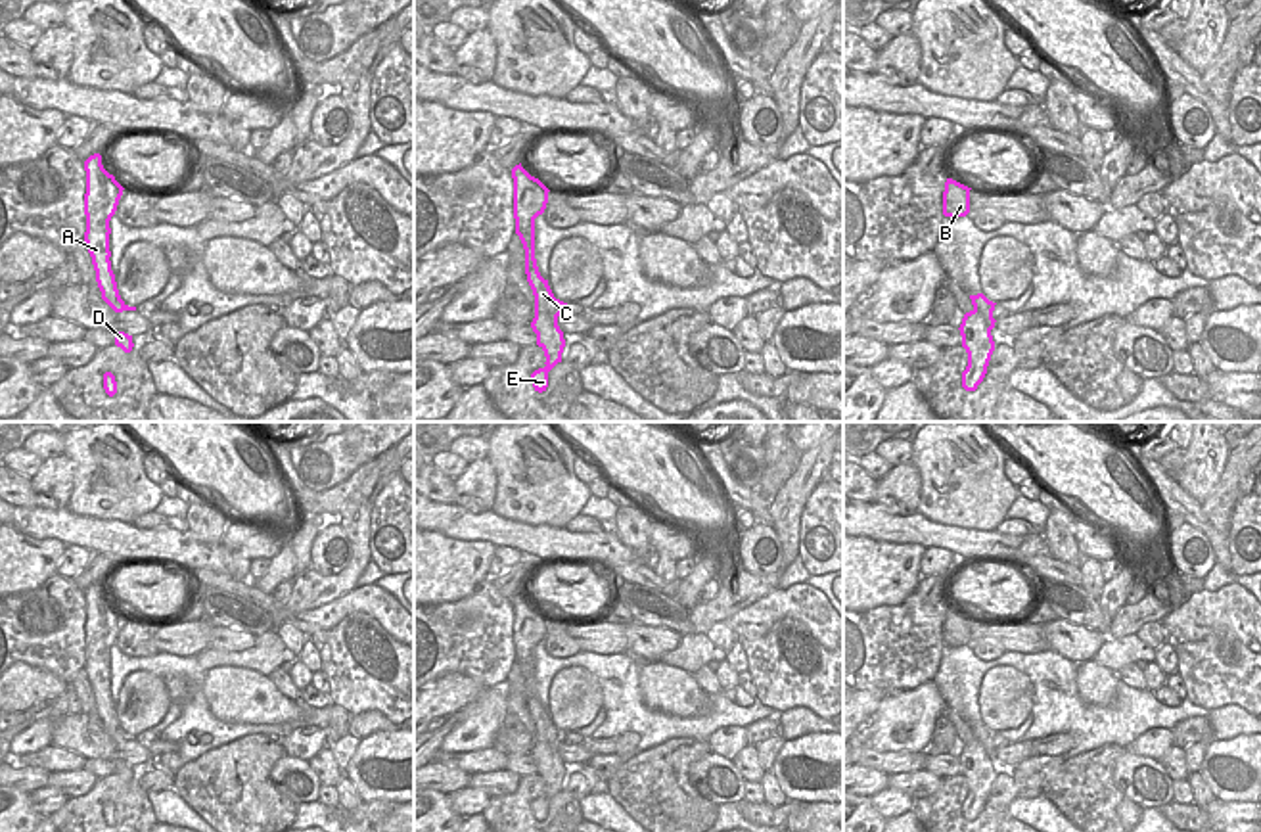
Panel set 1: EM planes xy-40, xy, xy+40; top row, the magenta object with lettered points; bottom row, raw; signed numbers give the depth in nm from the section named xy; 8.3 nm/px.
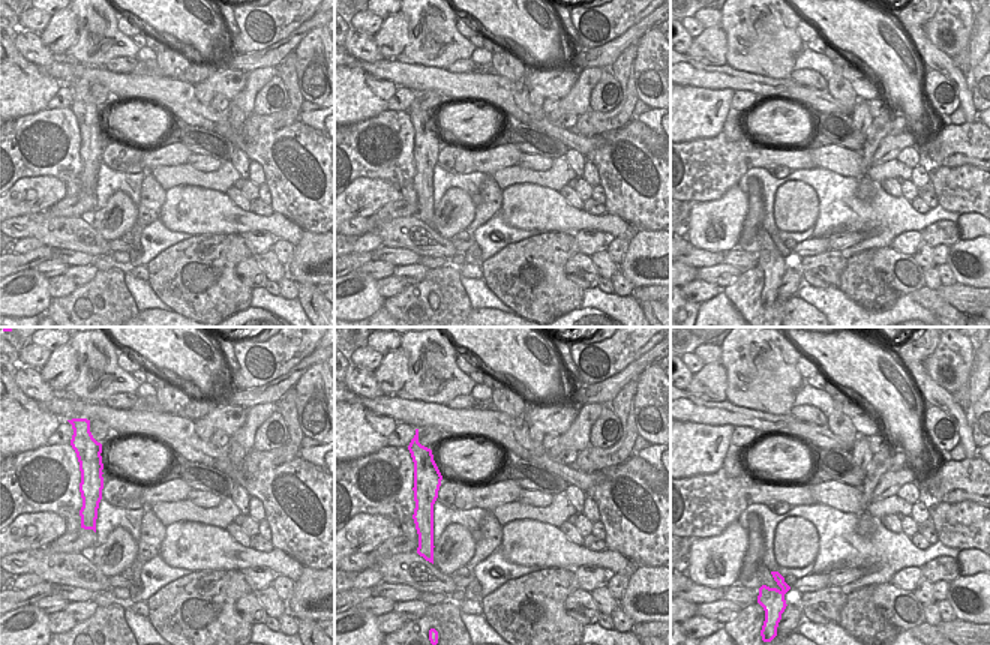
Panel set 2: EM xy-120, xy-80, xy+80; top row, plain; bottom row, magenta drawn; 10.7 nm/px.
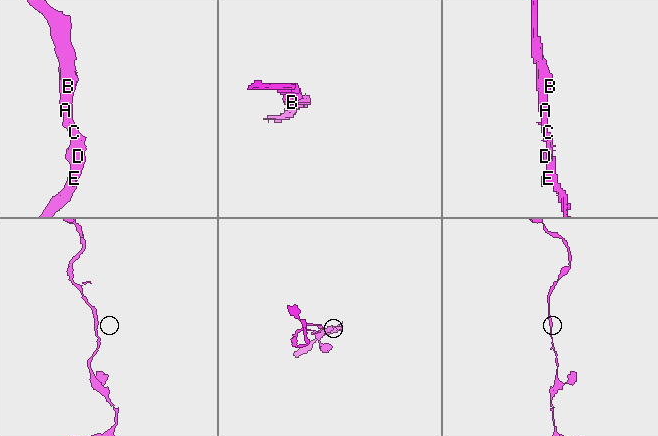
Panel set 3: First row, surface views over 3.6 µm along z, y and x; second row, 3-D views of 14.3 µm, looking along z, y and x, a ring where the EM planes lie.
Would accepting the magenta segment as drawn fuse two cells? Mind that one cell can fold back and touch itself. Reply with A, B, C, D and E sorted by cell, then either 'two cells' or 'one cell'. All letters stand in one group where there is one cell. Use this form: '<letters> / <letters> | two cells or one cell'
A B C D E | one cell

